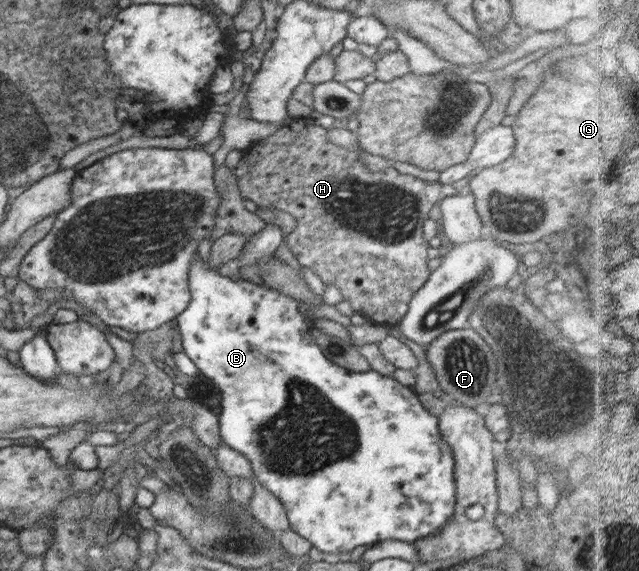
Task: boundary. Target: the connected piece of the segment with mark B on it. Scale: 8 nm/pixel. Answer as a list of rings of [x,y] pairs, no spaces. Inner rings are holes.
[[[195,253],[188,273],[191,301],[185,311],[177,317],[184,352],[198,367],[200,373],[213,381],[222,393],[222,412],[218,418],[220,438],[231,449],[249,458],[254,477],[275,495],[285,509],[290,529],[308,540],[325,553],[350,553],[359,545],[376,544],[386,539],[414,544],[445,527],[453,519],[456,509],[456,481],[454,478],[454,457],[449,444],[441,438],[438,418],[432,415],[421,402],[413,388],[403,386],[392,376],[384,376],[374,370],[352,372],[329,361],[313,337],[313,330],[305,317],[299,313],[300,302],[281,291],[267,287],[266,281],[232,280],[221,277],[214,269],[206,267]]]

